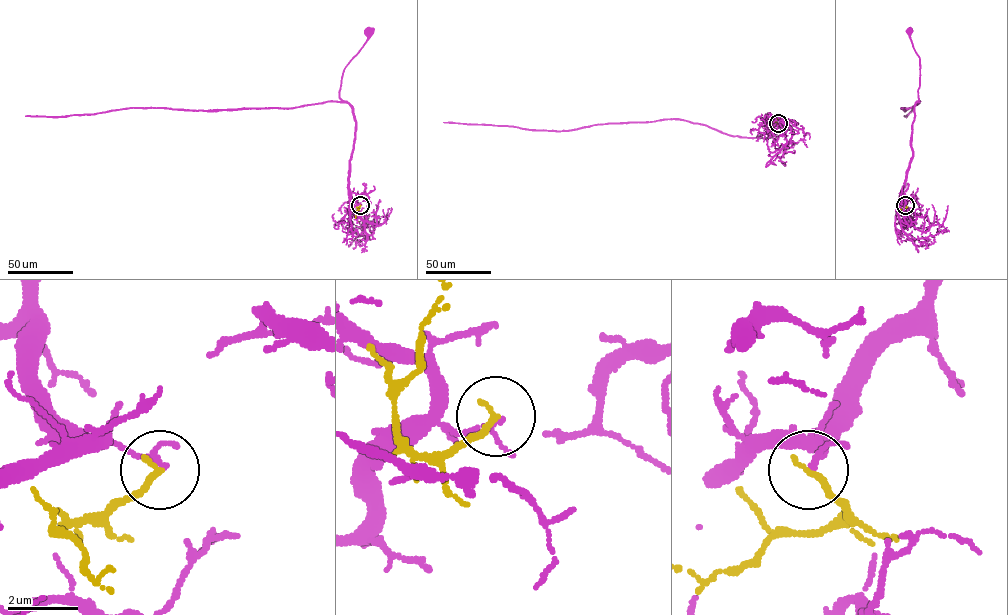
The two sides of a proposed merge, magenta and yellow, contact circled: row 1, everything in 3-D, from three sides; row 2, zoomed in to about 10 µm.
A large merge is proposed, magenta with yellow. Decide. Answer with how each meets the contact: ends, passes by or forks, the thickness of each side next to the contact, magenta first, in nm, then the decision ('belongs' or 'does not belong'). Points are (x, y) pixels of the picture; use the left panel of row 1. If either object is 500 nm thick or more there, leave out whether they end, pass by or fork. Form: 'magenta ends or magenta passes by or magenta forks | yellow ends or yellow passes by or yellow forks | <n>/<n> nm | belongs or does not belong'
magenta passes by | yellow ends | 110/200 nm | does not belong

